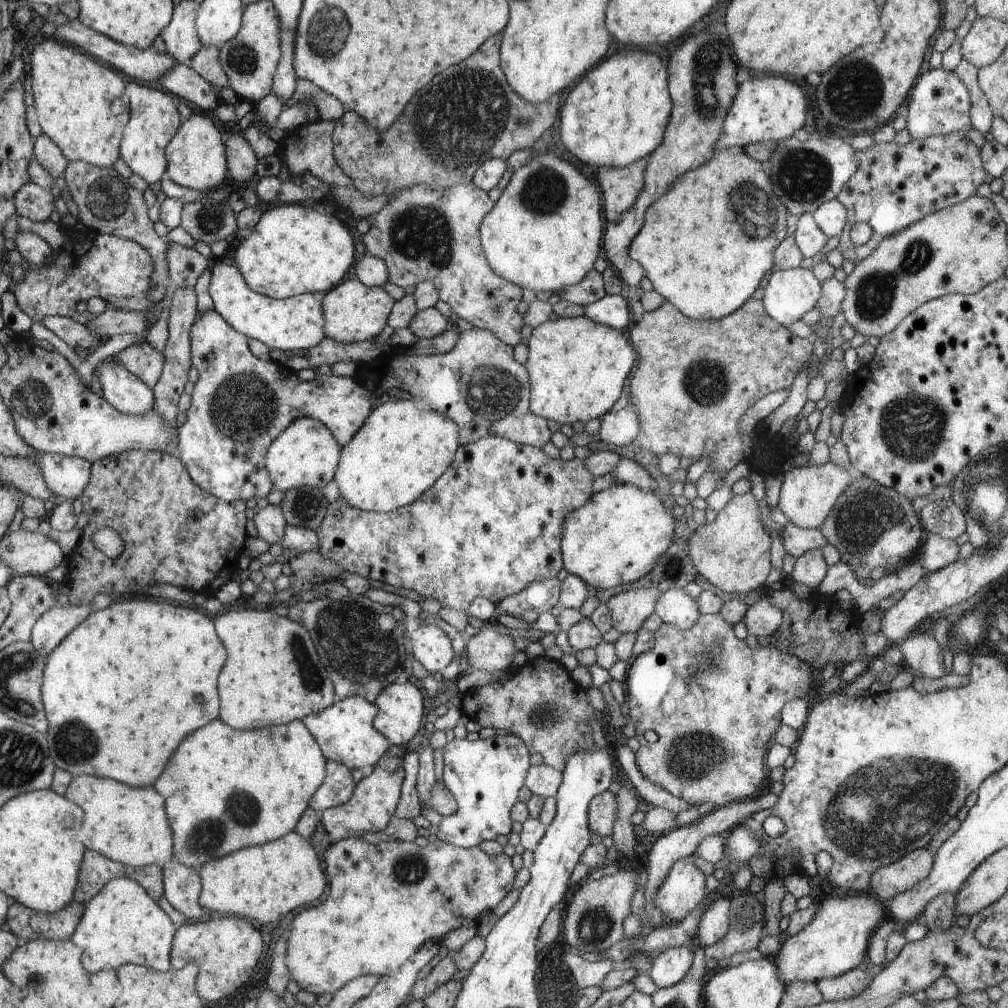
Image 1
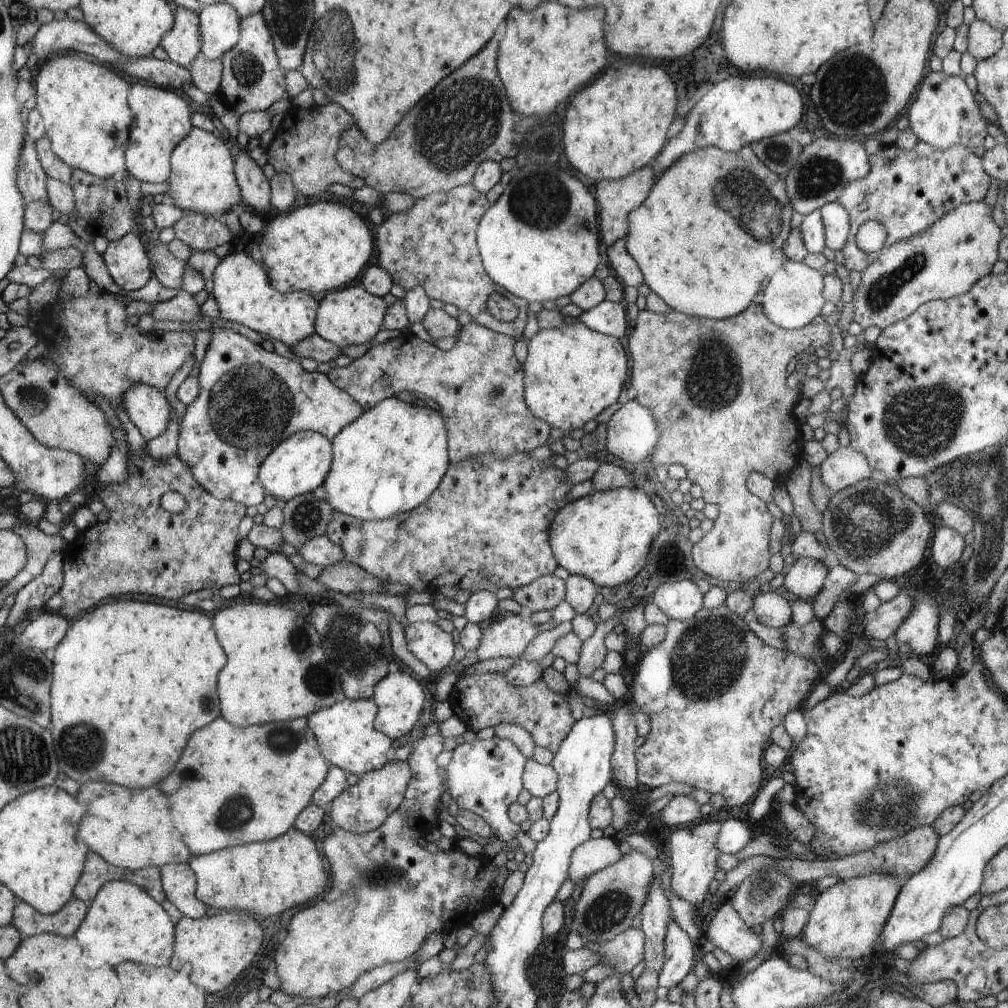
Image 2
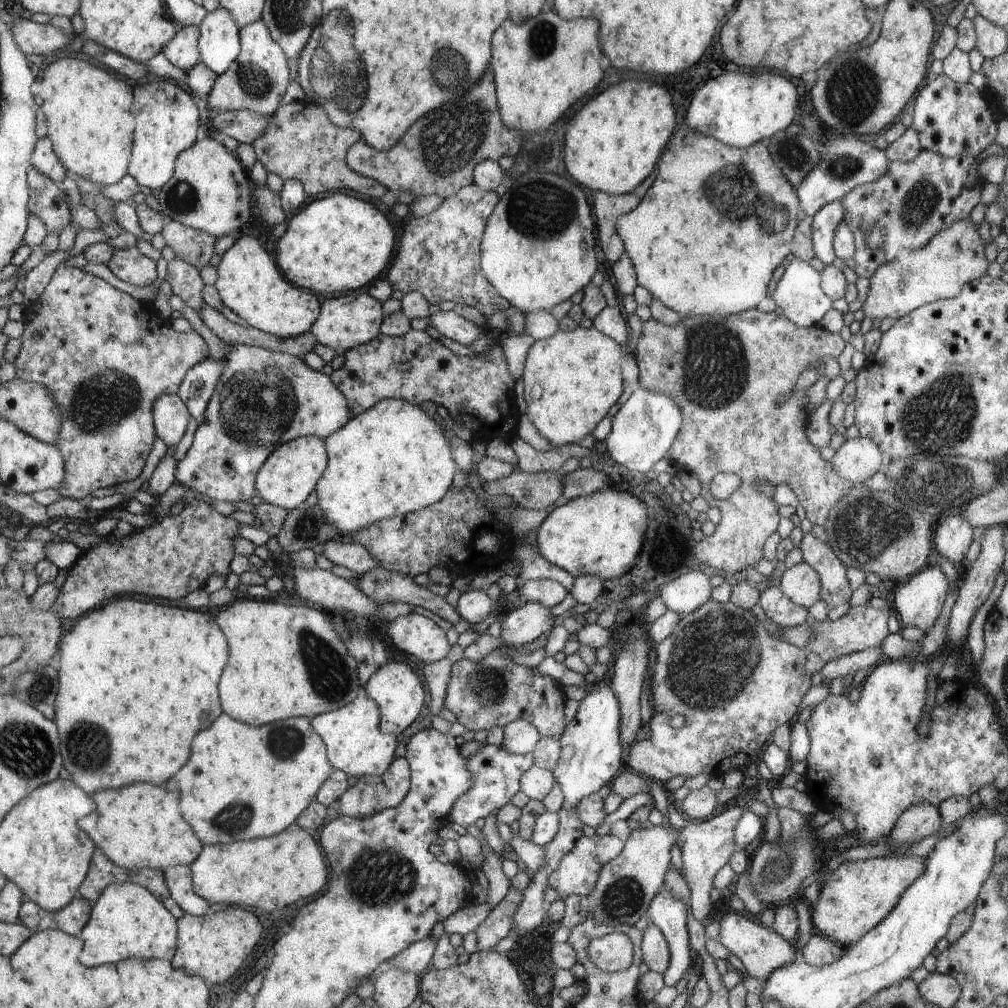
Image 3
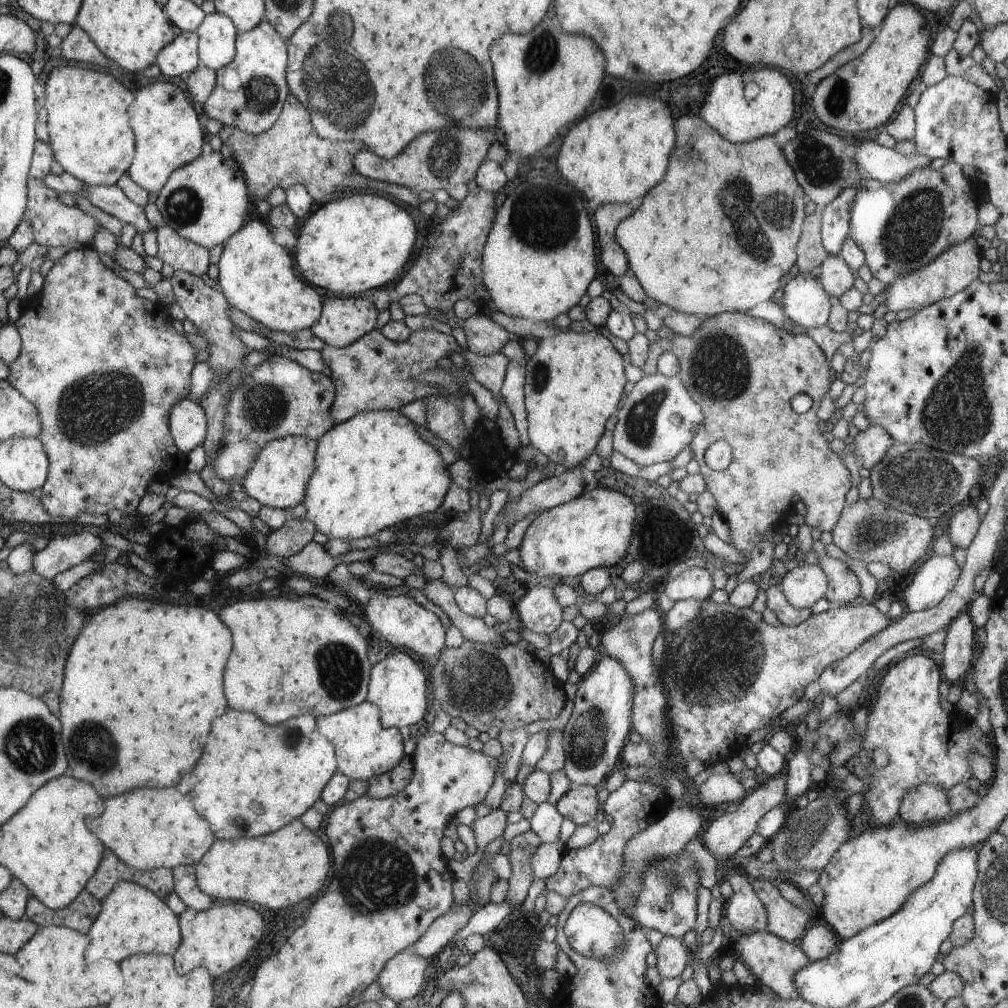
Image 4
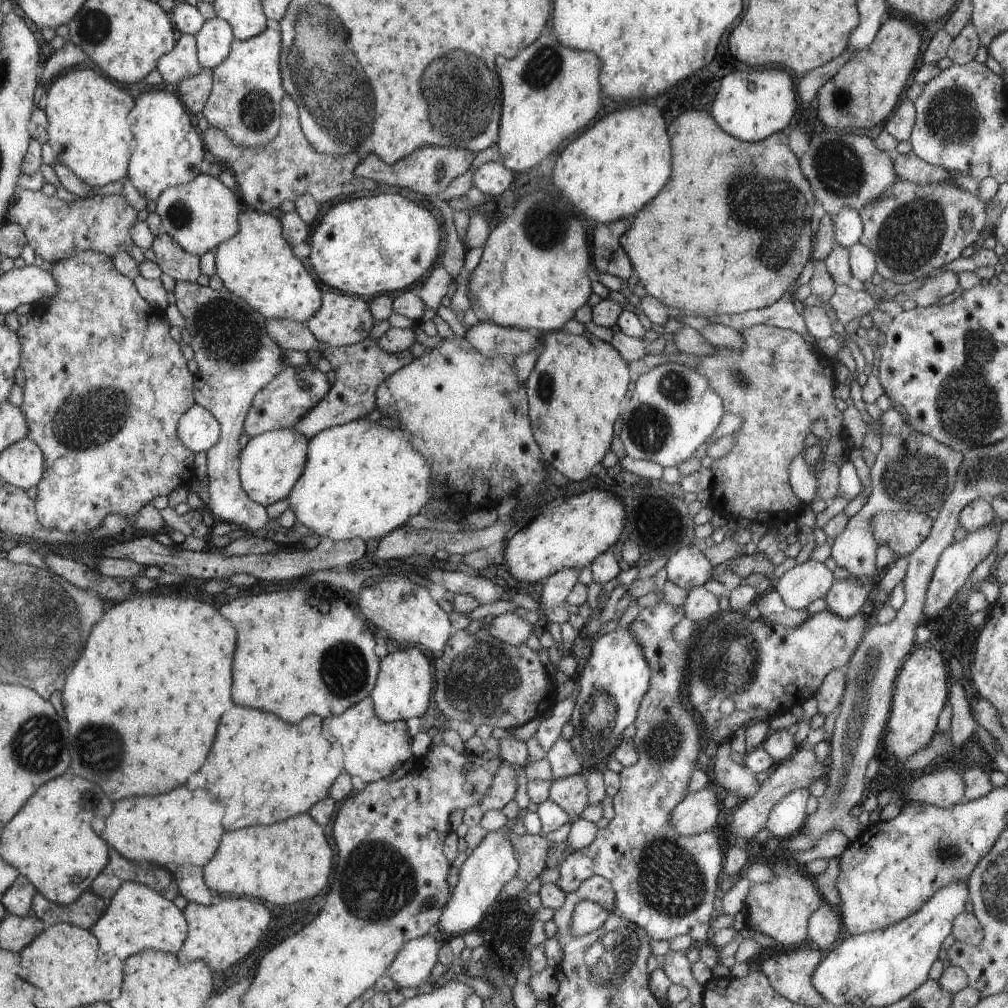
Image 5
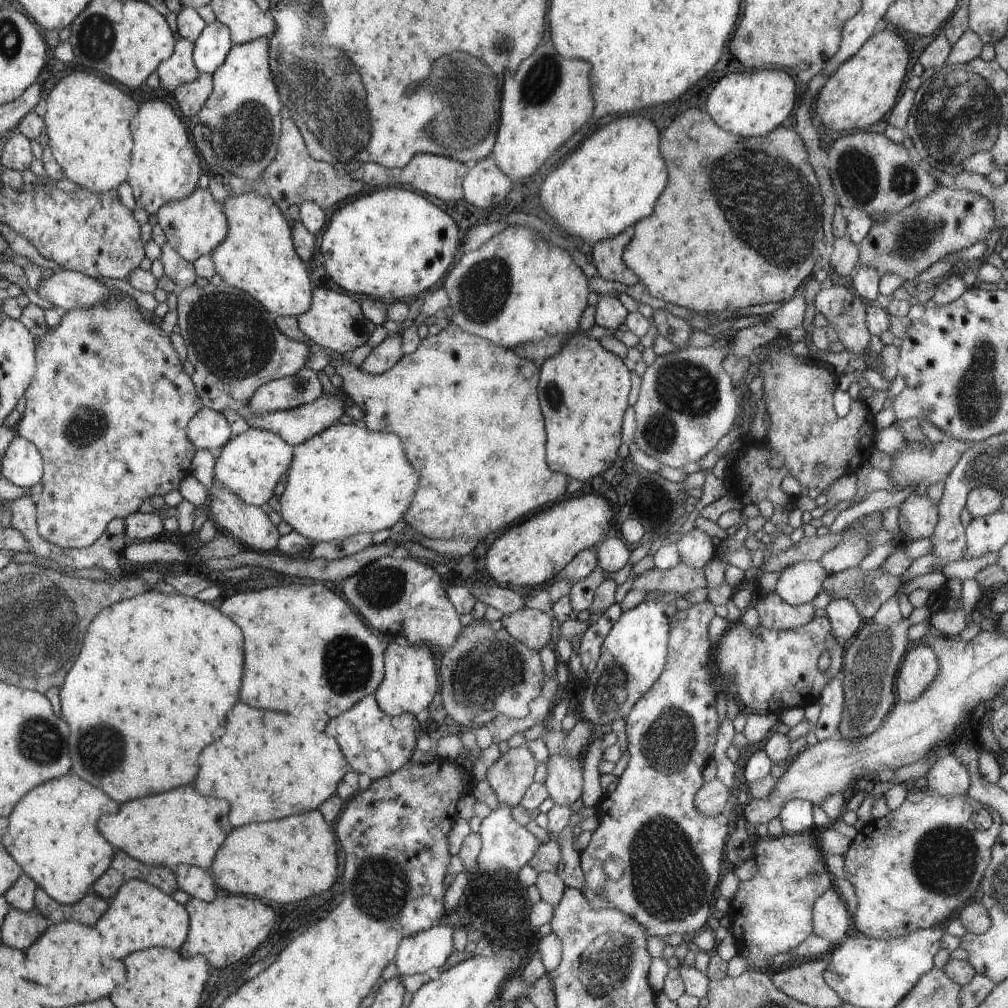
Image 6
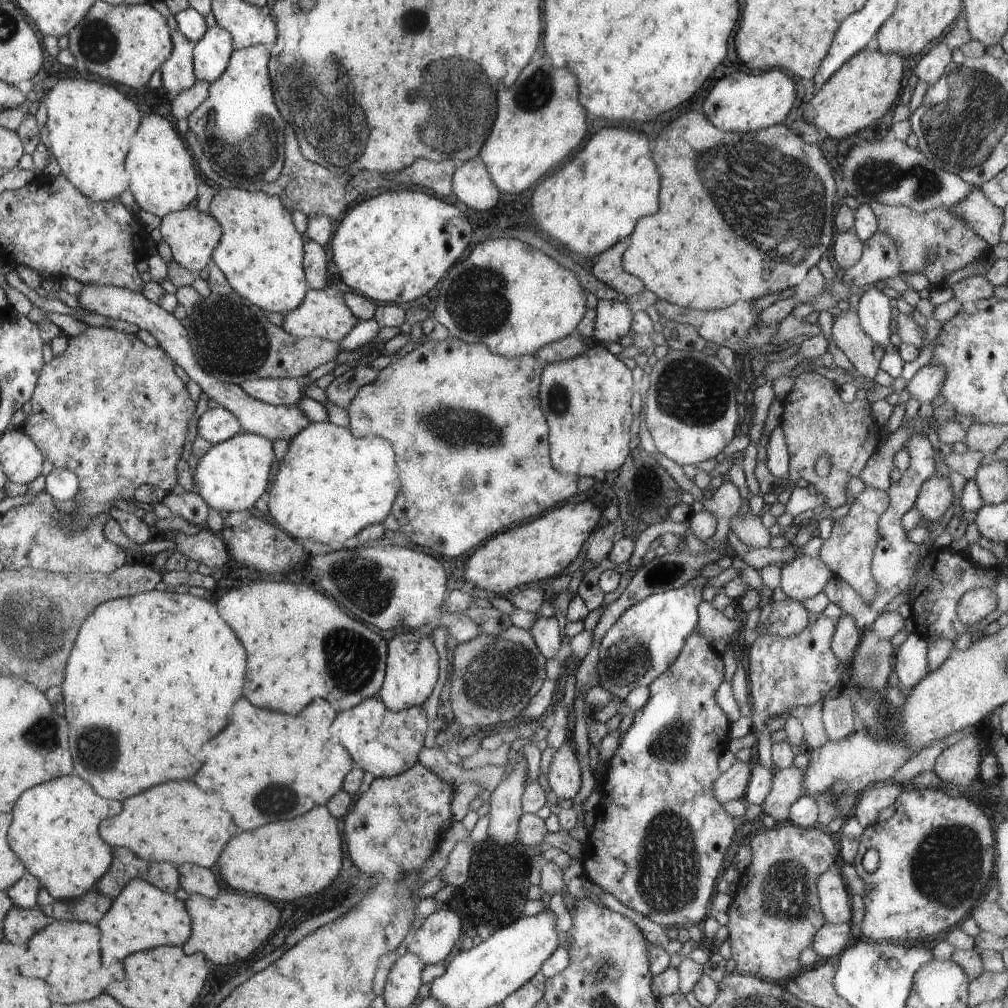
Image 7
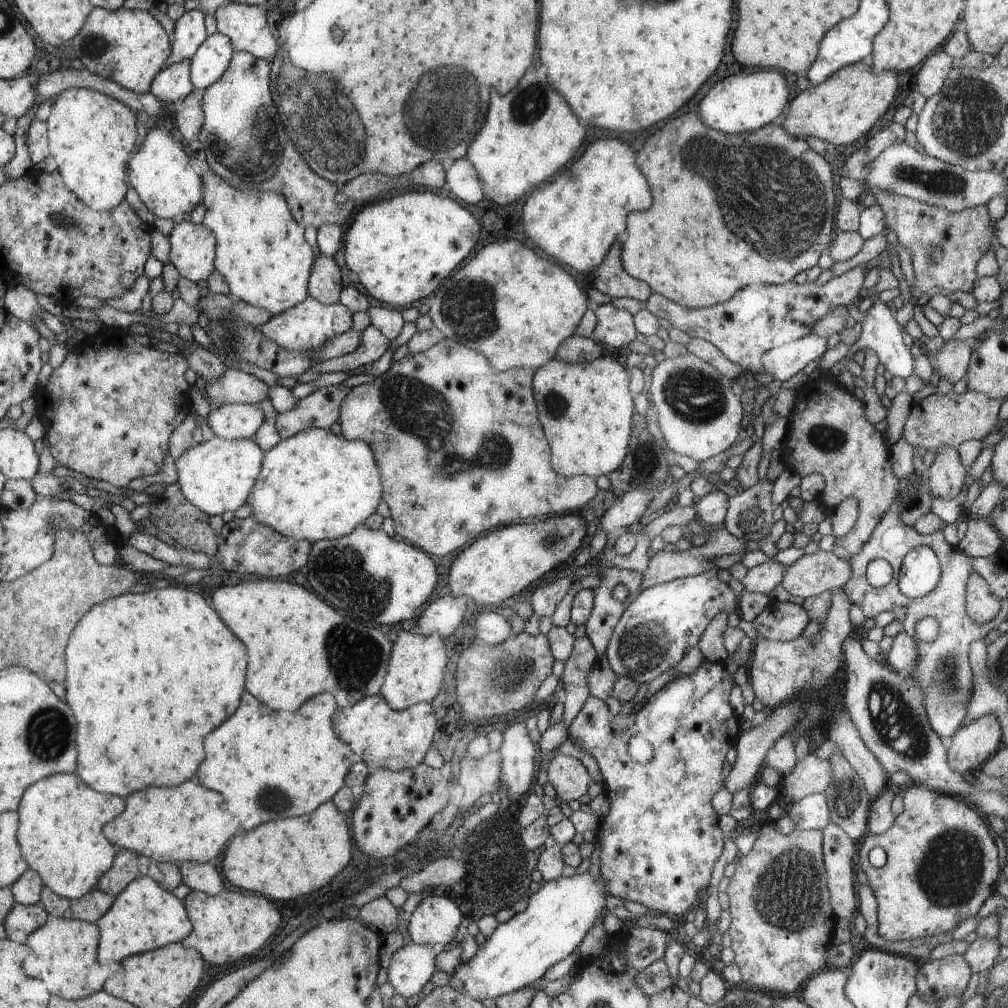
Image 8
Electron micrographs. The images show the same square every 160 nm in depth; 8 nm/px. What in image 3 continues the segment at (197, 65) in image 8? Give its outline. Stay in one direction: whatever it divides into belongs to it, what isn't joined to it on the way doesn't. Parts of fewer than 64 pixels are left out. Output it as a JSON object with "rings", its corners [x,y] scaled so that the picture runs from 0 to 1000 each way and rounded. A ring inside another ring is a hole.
{"rings":[[[216,7],[197,24],[200,61],[215,74],[222,73],[240,49],[239,28],[229,11]]]}

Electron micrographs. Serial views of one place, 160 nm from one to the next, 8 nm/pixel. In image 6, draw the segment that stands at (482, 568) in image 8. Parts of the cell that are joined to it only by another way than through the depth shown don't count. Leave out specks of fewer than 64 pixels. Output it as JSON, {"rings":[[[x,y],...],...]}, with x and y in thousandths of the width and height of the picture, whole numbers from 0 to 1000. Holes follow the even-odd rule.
{"rings":[[[585,490],[585,492],[561,495],[542,506],[532,507],[528,514],[520,516],[518,520],[512,519],[495,534],[492,534],[482,550],[482,559],[480,560],[482,567],[494,579],[538,581],[540,577],[544,577],[552,569],[556,569],[562,563],[562,560],[565,560],[567,554],[573,552],[578,546],[591,543],[591,540],[605,528],[605,522],[607,522],[607,502],[601,494],[597,494],[593,490]]]}

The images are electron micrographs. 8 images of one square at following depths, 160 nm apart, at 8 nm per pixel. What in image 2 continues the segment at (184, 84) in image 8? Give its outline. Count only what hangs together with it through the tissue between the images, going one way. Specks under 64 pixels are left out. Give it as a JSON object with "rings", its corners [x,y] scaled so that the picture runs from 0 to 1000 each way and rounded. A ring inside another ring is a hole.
{"rings":[[[175,7],[174,25],[161,40],[165,58],[181,65],[187,65],[200,52],[200,31],[197,29],[197,13],[185,7]]]}

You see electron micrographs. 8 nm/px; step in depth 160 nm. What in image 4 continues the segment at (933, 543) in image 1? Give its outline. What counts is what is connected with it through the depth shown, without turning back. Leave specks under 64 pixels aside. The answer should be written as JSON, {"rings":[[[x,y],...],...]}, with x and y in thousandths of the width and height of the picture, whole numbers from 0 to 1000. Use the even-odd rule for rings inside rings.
{"rings":[[[955,503],[952,508],[945,511],[939,522],[939,529],[945,542],[958,546],[964,540],[972,521],[968,504]]]}

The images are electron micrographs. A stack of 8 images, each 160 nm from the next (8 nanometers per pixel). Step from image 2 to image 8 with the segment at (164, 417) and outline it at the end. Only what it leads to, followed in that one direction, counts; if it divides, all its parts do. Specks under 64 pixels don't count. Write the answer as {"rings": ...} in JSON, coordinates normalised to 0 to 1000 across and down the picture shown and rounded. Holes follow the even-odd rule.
{"rings":[[[244,400],[221,401],[205,411],[205,422],[212,433],[224,437],[250,435],[262,418],[261,405]]]}

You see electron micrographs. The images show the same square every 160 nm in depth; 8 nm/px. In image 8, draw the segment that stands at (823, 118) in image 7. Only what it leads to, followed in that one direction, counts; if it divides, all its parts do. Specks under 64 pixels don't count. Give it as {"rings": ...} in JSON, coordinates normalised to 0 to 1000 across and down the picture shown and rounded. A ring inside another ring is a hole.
{"rings":[[[857,62],[833,66],[812,85],[803,83],[784,100],[784,113],[777,126],[789,136],[814,137],[827,145],[839,145],[859,133],[873,119],[873,115],[884,109],[891,91],[891,72],[886,69],[870,72]]]}

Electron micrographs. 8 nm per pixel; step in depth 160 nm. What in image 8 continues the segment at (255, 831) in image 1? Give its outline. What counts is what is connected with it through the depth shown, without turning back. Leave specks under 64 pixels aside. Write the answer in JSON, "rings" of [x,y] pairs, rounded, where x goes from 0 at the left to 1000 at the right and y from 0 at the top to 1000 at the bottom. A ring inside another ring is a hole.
{"rings":[[[242,688],[242,696],[238,696],[238,704],[230,708],[218,720],[218,724],[208,726],[202,732],[204,752],[198,758],[194,770],[200,780],[222,788],[222,804],[238,813],[242,823],[250,823],[262,815],[278,813],[286,810],[308,808],[342,780],[341,772],[351,757],[357,756],[359,750],[351,748],[329,724],[329,710],[333,706],[333,696],[329,688],[317,688],[317,692],[310,692],[302,704],[294,704],[294,708],[272,706],[260,700],[250,688]]]}

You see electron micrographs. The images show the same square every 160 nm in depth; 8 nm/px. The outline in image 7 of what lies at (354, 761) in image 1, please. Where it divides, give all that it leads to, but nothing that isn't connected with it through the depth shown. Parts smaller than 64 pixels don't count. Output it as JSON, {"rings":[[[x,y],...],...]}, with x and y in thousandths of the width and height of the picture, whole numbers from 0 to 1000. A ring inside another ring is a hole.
{"rings":[[[373,690],[361,693],[357,698],[335,708],[327,720],[327,726],[335,730],[345,744],[349,744],[348,751],[353,752],[353,762],[367,766],[372,773],[376,773],[399,768],[411,760],[421,740],[419,736],[423,722],[423,706],[417,706],[417,701],[393,706]]]}

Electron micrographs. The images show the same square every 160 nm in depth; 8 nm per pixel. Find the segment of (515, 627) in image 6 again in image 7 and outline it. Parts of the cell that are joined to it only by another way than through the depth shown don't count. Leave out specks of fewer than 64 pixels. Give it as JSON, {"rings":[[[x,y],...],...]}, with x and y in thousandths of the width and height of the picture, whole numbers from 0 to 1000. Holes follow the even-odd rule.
{"rings":[[[534,612],[524,627],[544,654],[559,652],[556,644],[558,639],[556,621],[552,612]]]}

